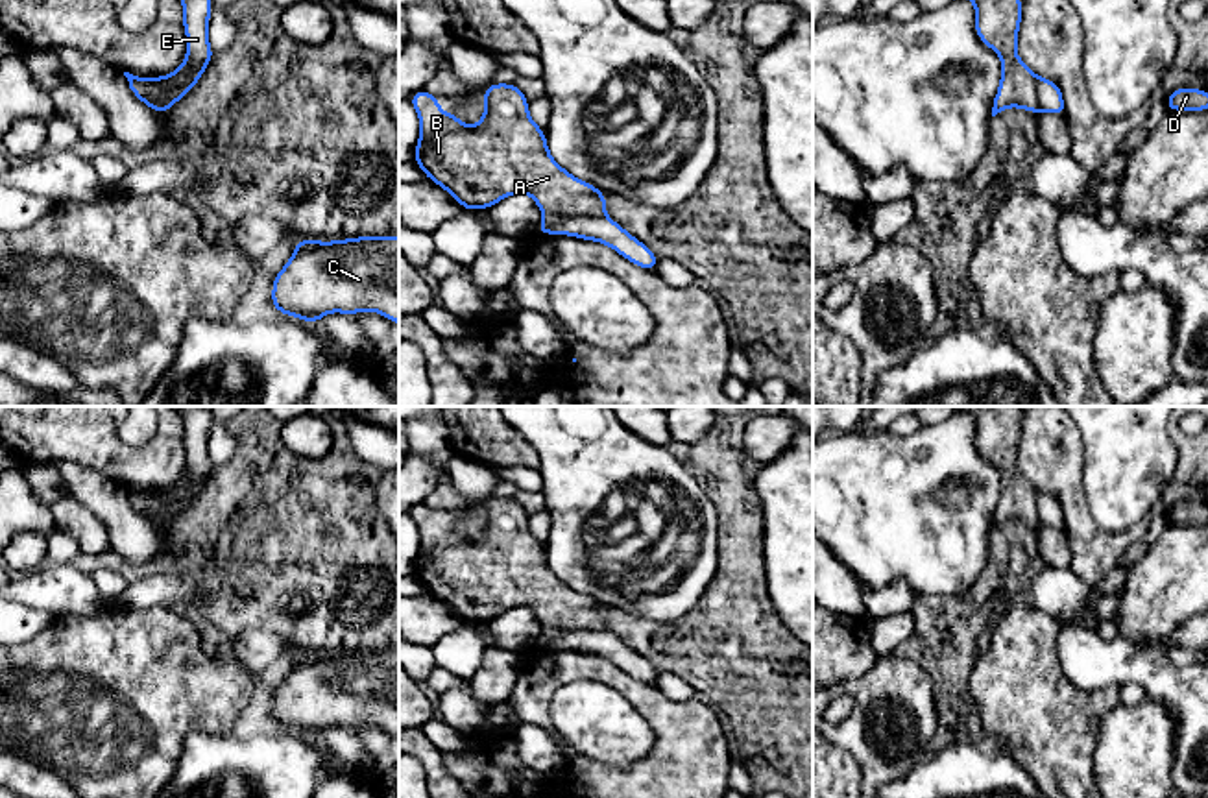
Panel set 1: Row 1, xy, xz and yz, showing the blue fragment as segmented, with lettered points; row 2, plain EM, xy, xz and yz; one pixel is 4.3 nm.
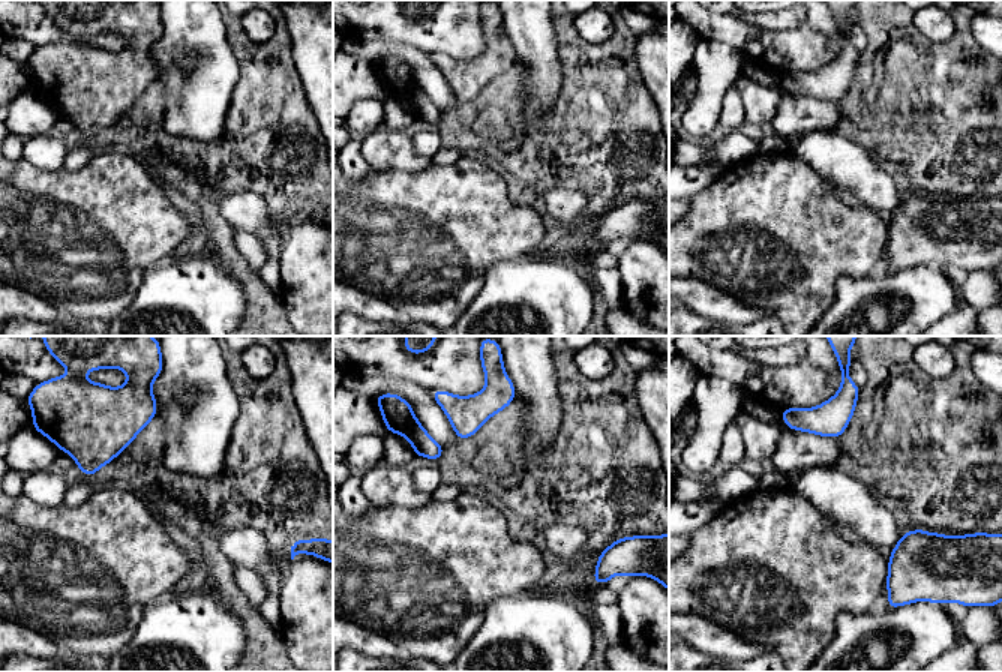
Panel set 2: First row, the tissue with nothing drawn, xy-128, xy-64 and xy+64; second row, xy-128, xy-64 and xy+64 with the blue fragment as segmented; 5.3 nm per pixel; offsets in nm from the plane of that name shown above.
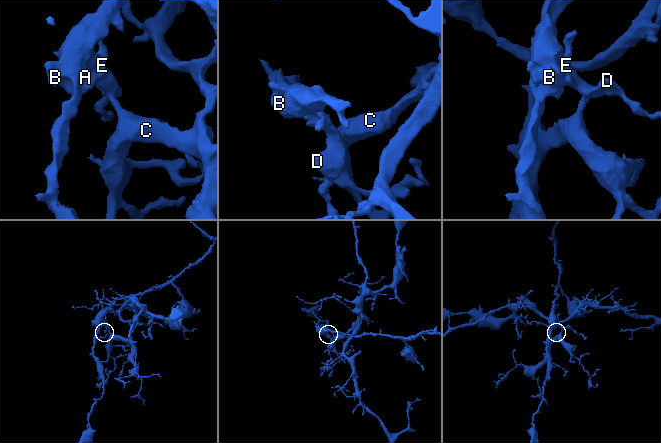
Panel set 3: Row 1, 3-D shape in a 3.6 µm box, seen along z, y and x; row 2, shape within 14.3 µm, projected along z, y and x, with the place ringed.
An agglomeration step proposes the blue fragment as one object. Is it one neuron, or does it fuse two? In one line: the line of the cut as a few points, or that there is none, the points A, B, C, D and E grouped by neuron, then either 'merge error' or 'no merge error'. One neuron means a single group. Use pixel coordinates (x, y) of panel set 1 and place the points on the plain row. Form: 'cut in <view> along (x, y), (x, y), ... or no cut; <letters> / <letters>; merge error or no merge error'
cut in xy along (189, 470), (189, 490), (183, 495), (130, 495); A B / C D E; merge error

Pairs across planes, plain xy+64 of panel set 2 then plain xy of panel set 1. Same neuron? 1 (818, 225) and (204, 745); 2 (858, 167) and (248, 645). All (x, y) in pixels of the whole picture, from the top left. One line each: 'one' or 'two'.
1: two
2: one

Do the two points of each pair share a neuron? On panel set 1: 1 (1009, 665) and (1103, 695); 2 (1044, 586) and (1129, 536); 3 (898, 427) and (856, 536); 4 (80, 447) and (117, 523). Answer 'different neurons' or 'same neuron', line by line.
1: same neuron
2: different neurons
3: different neurons
4: different neurons

